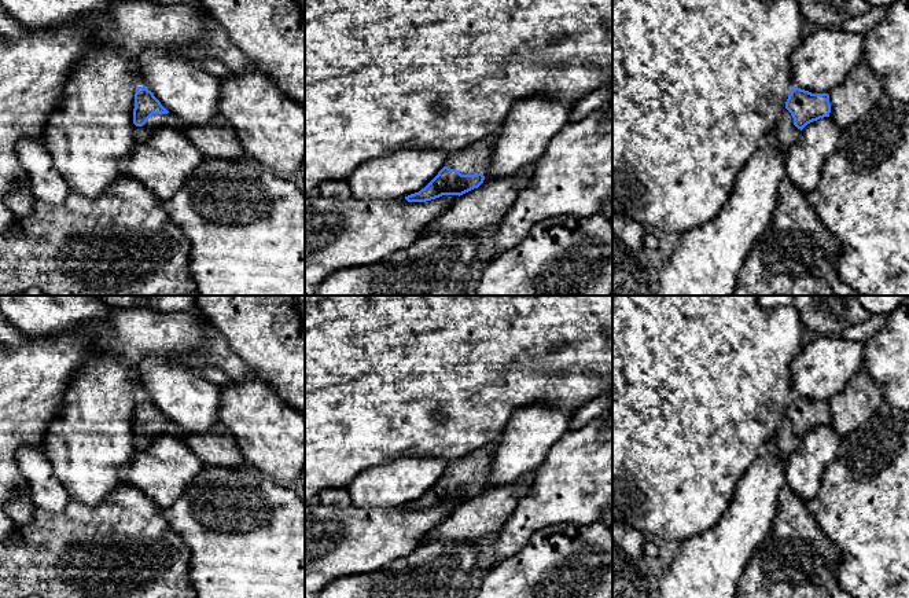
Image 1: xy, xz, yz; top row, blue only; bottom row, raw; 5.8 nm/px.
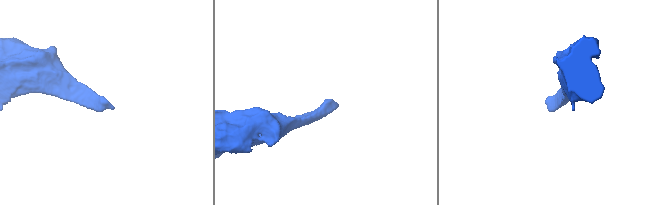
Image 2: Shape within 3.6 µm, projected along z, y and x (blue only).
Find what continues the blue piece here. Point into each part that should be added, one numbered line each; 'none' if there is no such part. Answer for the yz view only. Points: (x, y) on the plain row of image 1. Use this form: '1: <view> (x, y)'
1: yz (786, 440)

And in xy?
1: xy (142, 441)

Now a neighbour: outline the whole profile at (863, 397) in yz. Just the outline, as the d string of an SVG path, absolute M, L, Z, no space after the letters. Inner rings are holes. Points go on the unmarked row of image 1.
M861 370L828 403L829 426L843 437L884 410L884 395L882 386L866 371Z

